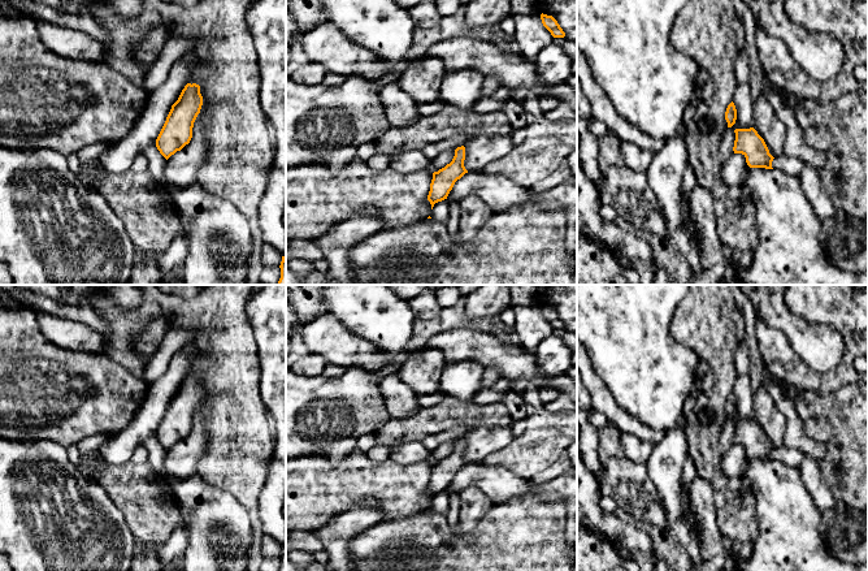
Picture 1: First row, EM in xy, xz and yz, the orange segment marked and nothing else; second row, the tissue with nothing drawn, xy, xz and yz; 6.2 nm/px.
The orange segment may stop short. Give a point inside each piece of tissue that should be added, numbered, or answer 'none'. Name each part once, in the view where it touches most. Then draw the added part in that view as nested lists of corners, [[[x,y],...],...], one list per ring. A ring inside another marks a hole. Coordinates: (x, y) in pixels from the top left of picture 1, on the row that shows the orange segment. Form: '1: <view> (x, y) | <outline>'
none

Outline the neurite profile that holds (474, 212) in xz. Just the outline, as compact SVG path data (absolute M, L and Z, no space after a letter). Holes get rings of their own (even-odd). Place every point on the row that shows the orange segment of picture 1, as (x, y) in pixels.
M466 196L459 202L460 204L460 226L459 232L452 237L459 246L472 242L486 221L494 216L494 211L478 196Z

